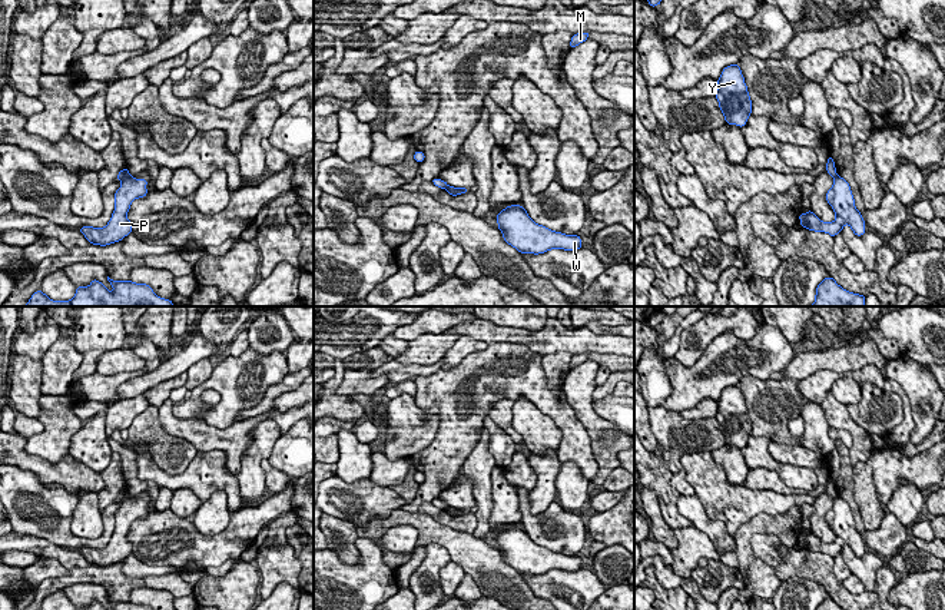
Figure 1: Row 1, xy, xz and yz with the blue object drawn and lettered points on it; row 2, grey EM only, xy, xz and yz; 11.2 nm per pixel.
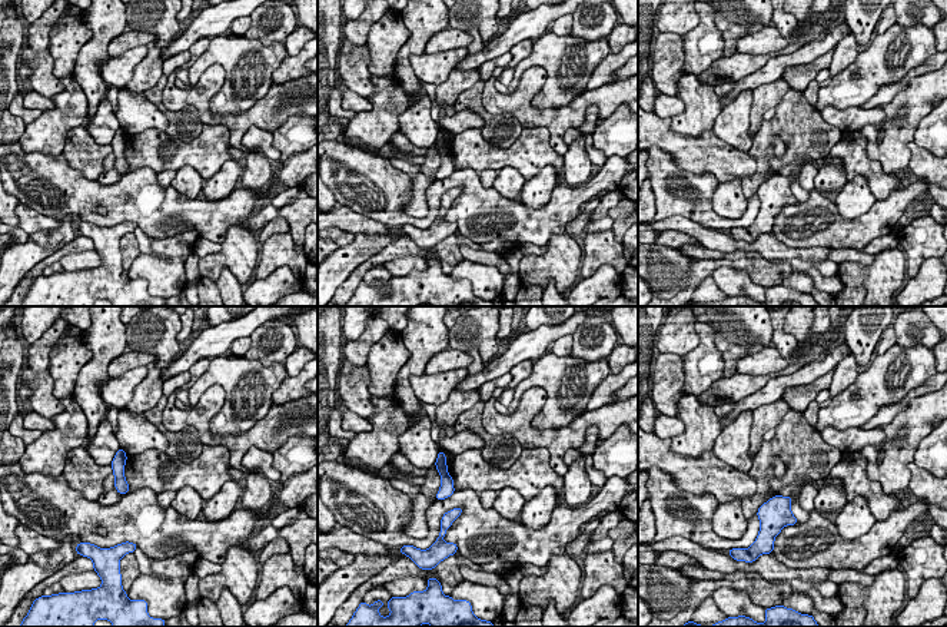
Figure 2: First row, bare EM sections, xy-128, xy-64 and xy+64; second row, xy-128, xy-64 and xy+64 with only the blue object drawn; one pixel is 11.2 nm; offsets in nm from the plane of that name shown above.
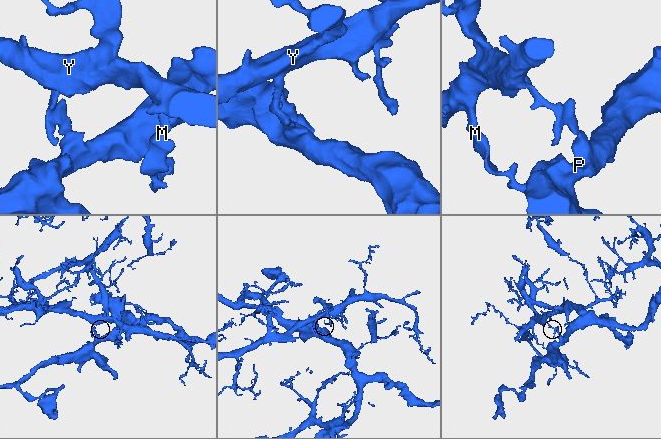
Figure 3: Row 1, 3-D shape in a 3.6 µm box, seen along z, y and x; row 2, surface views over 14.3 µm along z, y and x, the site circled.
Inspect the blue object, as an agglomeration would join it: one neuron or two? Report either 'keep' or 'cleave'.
cleave

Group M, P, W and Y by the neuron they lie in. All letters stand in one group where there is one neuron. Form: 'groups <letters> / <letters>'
groups M Y / P W

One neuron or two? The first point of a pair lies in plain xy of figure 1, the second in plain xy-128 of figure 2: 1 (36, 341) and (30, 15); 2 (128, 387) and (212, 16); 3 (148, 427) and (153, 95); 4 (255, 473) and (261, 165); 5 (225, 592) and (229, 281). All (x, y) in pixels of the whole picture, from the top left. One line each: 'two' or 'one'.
1: two
2: one
3: one
4: one
5: two

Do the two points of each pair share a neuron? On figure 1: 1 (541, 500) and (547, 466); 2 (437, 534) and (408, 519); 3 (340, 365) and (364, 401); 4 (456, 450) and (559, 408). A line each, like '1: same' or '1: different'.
1: same
2: same
3: different
4: same

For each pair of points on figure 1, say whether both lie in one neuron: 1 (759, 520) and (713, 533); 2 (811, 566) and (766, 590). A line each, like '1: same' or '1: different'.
1: different
2: different

